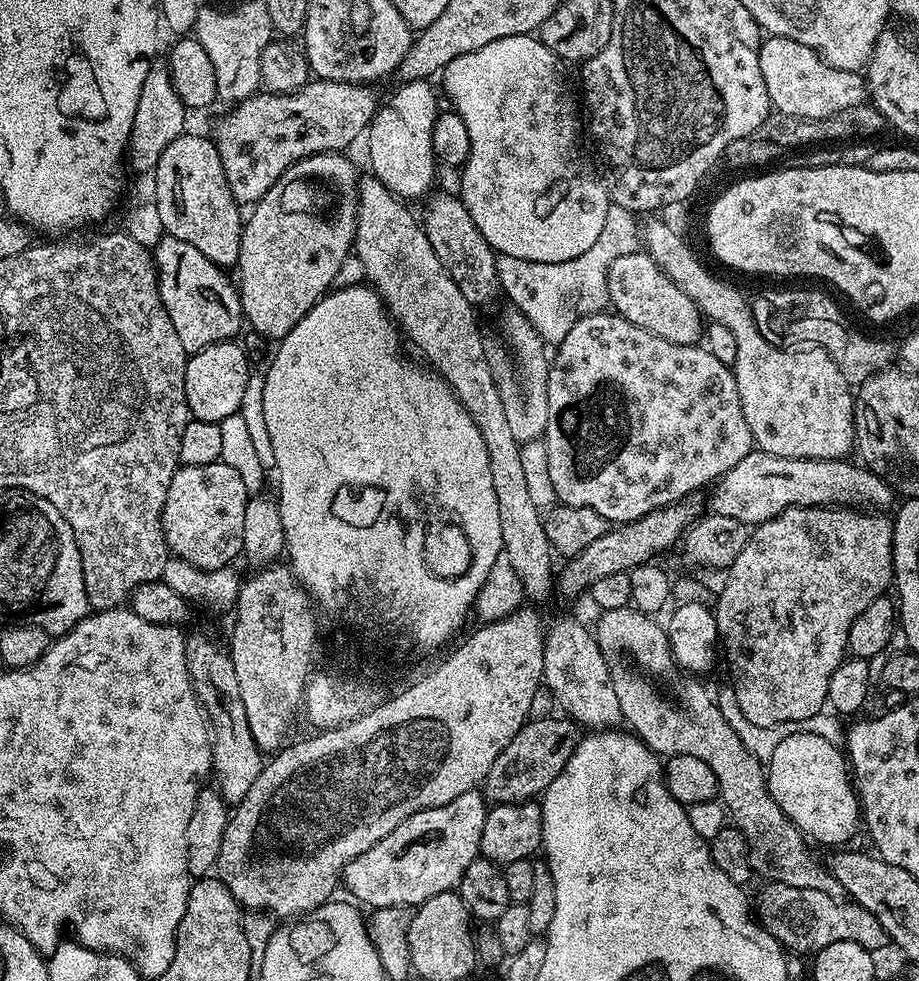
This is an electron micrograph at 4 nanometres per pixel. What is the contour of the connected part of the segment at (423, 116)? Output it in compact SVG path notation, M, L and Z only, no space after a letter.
M409 80L401 83L400 89L381 103L376 109L376 115L372 118L372 123L366 133L368 140L368 160L372 163L371 175L379 179L388 187L389 191L400 198L416 200L427 197L433 191L432 183L436 180L436 168L438 161L432 149L432 135L436 129L436 118L438 107L436 108L436 92L431 88L428 80Z

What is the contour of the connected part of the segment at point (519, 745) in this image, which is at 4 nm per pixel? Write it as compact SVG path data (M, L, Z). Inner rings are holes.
M544 716L541 720L529 719L520 727L518 734L510 738L510 746L498 754L490 774L484 779L482 795L492 804L522 804L539 797L564 772L570 754L574 754L582 732L575 720Z

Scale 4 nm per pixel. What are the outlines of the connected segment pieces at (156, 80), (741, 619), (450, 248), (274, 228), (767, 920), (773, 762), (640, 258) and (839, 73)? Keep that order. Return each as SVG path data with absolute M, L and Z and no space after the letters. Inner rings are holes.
M153 63L152 69L146 74L146 82L142 82L142 94L138 100L138 110L132 123L132 138L130 141L131 171L133 168L136 172L151 173L155 169L158 158L162 158L162 152L166 150L166 146L170 146L170 142L174 142L174 138L185 135L184 115L186 115L186 109L182 98L178 98L178 90L174 90L172 75L168 73L167 63Z
M829 506L829 507L827 507L827 508L791 508L791 509L790 509L790 510L786 510L786 511L785 511L785 512L783 512L783 513L782 513L782 514L778 514L778 515L777 515L777 516L775 516L775 517L774 517L774 519L772 519L772 520L768 520L768 521L766 521L766 522L765 522L765 524L758 524L758 525L755 525L755 527L753 527L753 528L752 528L752 529L751 529L751 532L750 532L750 535L749 535L749 538L748 538L748 541L747 541L747 542L746 542L746 550L742 550L742 554L738 554L738 558L734 558L734 562L733 562L733 563L732 563L732 565L730 565L730 567L729 567L729 568L727 568L727 570L726 570L726 575L725 575L725 576L728 576L728 577L726 577L726 578L725 578L725 580L724 580L724 585L722 585L722 586L721 586L721 588L720 588L720 592L719 592L719 588L718 588L718 595L717 595L717 596L716 596L716 597L715 597L715 600L714 600L714 613L715 613L715 615L716 615L716 624L717 624L717 634L718 634L718 636L719 636L719 639L718 639L718 640L719 640L719 643L720 643L720 644L721 644L721 645L722 645L722 650L723 650L723 646L724 646L724 652L725 652L725 654L726 654L726 655L728 655L728 664L729 664L729 666L730 666L730 667L732 667L732 684L730 684L730 691L732 691L732 693L734 693L734 695L735 695L735 696L736 696L736 697L737 697L737 698L738 698L738 710L742 710L742 714L743 714L743 715L744 715L744 716L745 716L745 717L746 717L746 718L750 718L750 722L754 722L754 726L774 726L774 725L775 725L775 724L781 724L781 723L782 723L782 722L798 722L798 721L799 721L799 720L805 720L805 719L806 719L806 718L814 718L814 717L815 717L815 716L817 716L817 714L818 714L818 713L820 713L820 712L823 712L823 711L825 711L825 708L826 708L826 705L827 705L827 704L828 704L828 691L829 691L829 690L830 690L830 674L834 674L834 670L838 670L838 666L839 666L839 665L840 665L840 663L842 663L842 661L843 661L843 660L844 660L844 659L845 659L845 658L846 658L846 657L847 657L847 656L848 656L848 655L849 655L849 651L848 651L848 639L849 639L849 638L850 638L850 626L854 626L854 618L858 618L858 614L862 614L862 610L866 610L866 606L870 606L870 602L874 602L874 598L878 598L878 597L879 597L879 596L883 596L883 595L885 595L885 593L887 593L887 592L888 592L888 591L889 591L889 588L890 588L890 585L891 585L891 584L892 584L892 583L893 583L893 580L894 580L894 577L893 577L893 575L892 575L892 521L893 521L893 517L892 517L892 516L891 516L891 515L888 515L888 516L884 516L884 515L888 515L888 514L885 514L885 513L884 513L884 512L883 512L883 511L880 511L880 510L857 510L857 509L855 509L855 508L853 508L853 507L851 507L851 506Z
M438 192L427 197L428 205L424 208L424 216L422 215L424 234L430 240L430 245L434 248L439 262L445 267L446 273L450 274L468 301L474 306L488 304L502 292L499 278L496 276L497 253L493 252L486 238L482 238L478 226L474 226L474 218L470 218L464 201L455 195L452 197Z
M319 152L299 160L297 164L291 164L286 174L282 174L282 178L278 178L278 182L266 190L264 197L249 211L252 212L249 216L247 213L244 220L238 265L240 305L247 327L269 341L278 342L290 334L294 326L298 326L300 319L337 283L336 275L348 252L350 256L353 251L360 194L356 168L346 157L338 152Z
M764 882L761 885L760 893L754 896L754 915L785 950L791 949L792 928L832 928L831 942L858 942L858 946L869 950L877 950L889 943L878 918L860 904L847 899L835 900L830 898L830 894L822 894L822 890L802 890L782 882Z
M799 732L798 734L790 734L790 738L786 738L782 742L778 742L778 747L774 750L774 758L770 758L766 762L766 775L768 777L768 789L774 798L774 802L778 802L778 806L786 813L788 819L804 833L805 837L817 840L820 844L836 844L832 846L844 846L848 839L855 834L856 831L861 831L862 828L862 809L860 806L860 797L854 787L854 781L850 775L850 765L846 759L845 753L839 747L830 742L826 742L826 738L822 738L818 734L806 734Z
M647 251L619 256L608 267L607 299L634 326L642 326L642 330L650 330L650 334L658 334L666 342L700 344L705 335L706 320L700 307L652 261Z
M769 35L760 46L762 78L766 81L768 103L782 114L821 120L838 110L858 106L866 100L866 80L860 72L830 66L810 46L790 38Z

